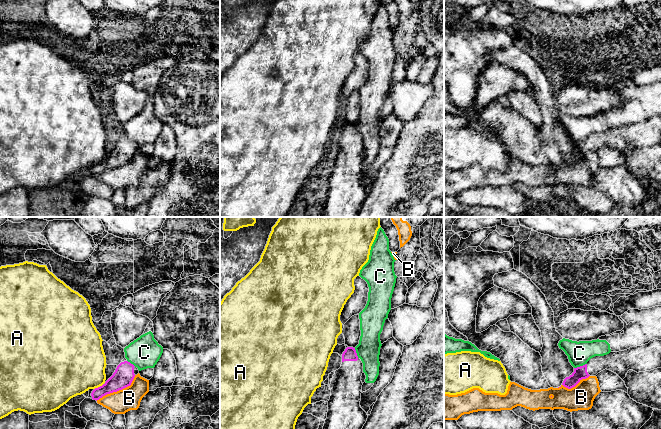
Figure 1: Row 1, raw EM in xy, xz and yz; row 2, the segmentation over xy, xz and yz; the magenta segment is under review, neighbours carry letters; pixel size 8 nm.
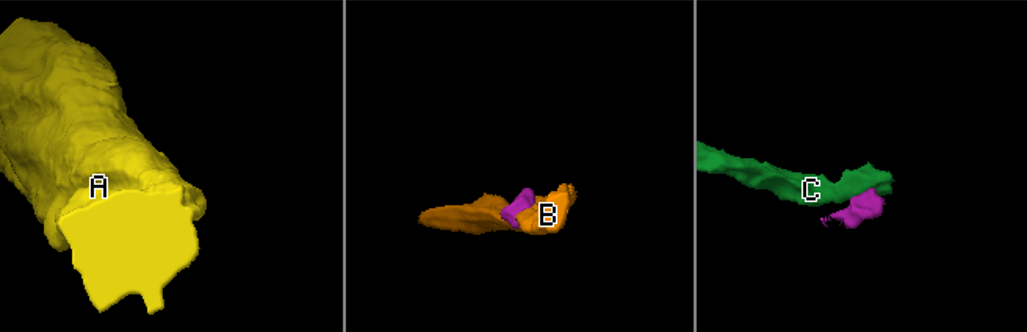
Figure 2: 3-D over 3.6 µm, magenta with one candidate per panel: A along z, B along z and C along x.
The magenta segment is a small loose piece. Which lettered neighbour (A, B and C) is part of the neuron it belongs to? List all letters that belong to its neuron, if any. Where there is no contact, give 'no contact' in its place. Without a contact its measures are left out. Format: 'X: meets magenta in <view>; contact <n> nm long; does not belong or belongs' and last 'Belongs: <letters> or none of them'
A: meets magenta in xy; contact 110 nm long; does not belong
B: meets magenta in xy; contact 380 nm long; does not belong
C: meets magenta in yz; contact 110 nm long; does not belong
Belongs: none of them

